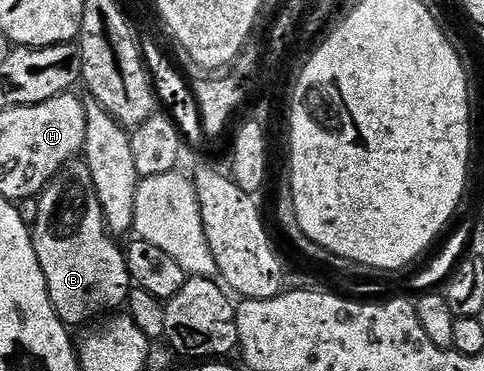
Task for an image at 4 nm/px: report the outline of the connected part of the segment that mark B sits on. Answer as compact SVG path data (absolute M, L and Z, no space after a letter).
M83 158L62 166L40 193L38 218L30 227L30 235L32 250L38 254L40 275L46 278L50 302L65 324L84 326L127 305L128 291L134 287L128 262L108 231L94 190L94 178L90 178L90 166Z

